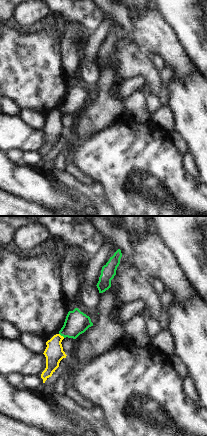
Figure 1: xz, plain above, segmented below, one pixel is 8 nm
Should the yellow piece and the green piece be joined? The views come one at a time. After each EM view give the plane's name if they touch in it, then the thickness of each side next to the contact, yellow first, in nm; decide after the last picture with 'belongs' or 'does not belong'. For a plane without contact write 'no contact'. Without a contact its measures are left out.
xz | 150/190 nm

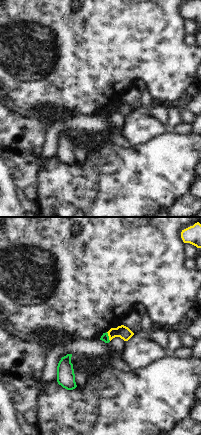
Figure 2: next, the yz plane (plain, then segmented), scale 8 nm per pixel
yz | 100/60 nm

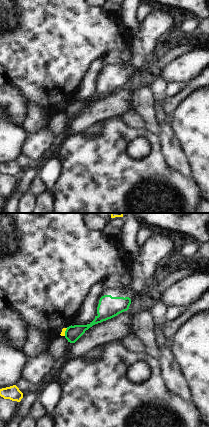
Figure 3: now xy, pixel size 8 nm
xy | 30/120 nm

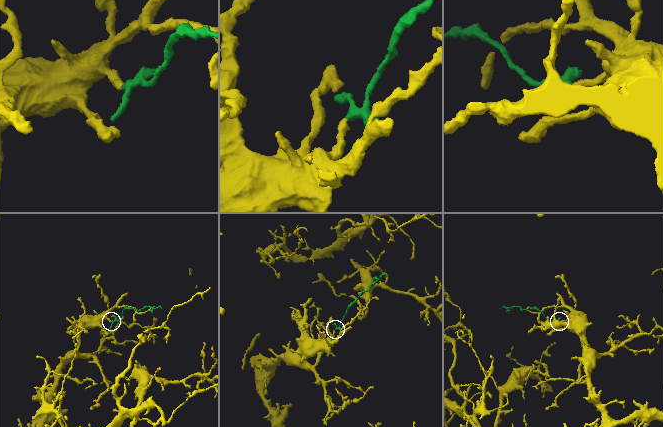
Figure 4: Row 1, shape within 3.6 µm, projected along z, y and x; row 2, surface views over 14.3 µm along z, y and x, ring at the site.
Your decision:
does not belong

